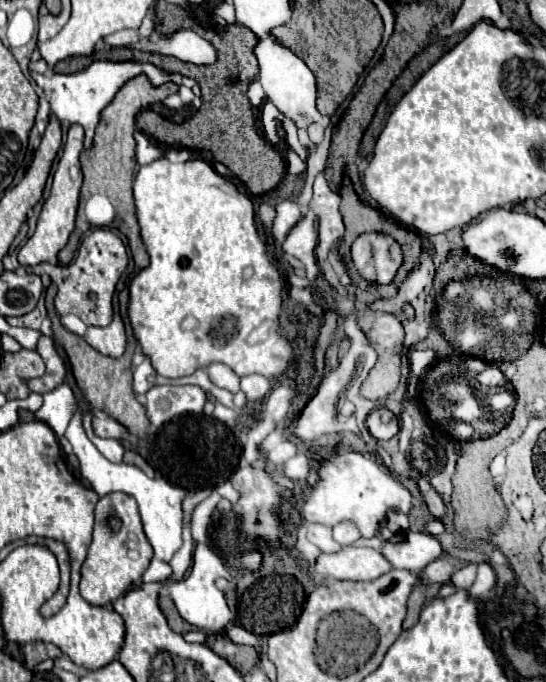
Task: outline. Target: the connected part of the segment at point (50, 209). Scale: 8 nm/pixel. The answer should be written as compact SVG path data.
M72 124L68 130L64 154L54 172L54 184L52 184L50 198L46 200L46 204L42 208L36 232L32 234L32 238L28 238L26 246L22 246L22 250L18 252L18 262L22 266L36 266L40 262L58 264L58 252L66 246L68 236L74 230L74 218L76 218L78 196L80 196L80 186L82 186L82 170L80 170L80 152L82 150L84 150L84 130L80 124Z

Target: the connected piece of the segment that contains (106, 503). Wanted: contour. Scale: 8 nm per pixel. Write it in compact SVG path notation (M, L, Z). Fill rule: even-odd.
M112 492L102 496L96 504L94 540L82 564L82 580L80 580L82 598L94 606L106 606L114 602L142 580L142 574L146 572L150 560L152 560L152 546L146 540L136 500L124 492ZM108 516L118 516L122 520L122 528L118 532L112 532L108 528L106 524Z

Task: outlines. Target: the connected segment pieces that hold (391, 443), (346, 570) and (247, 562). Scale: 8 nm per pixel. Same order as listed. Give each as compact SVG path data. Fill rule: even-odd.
M395 437L388 440L388 452L392 454L392 468L394 468L394 472L400 474L400 476L410 476L410 464L408 464L406 456L398 450L396 442L398 443L398 440Z
M346 546L336 554L322 554L310 576L316 580L376 580L392 570L392 564L380 550Z
M242 550L240 558L238 558L238 564L240 564L240 568L246 568L246 570L260 568L260 564L262 564L260 550Z

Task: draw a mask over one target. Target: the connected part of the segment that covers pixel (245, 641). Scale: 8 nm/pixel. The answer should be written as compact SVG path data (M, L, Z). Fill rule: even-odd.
M234 625L232 628L227 630L227 636L236 644L251 645L255 647L258 654L261 655L262 648L257 636L252 634L251 632L248 632L241 626Z

